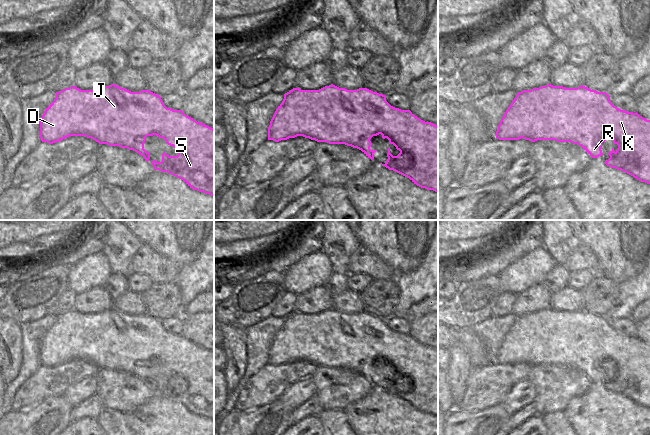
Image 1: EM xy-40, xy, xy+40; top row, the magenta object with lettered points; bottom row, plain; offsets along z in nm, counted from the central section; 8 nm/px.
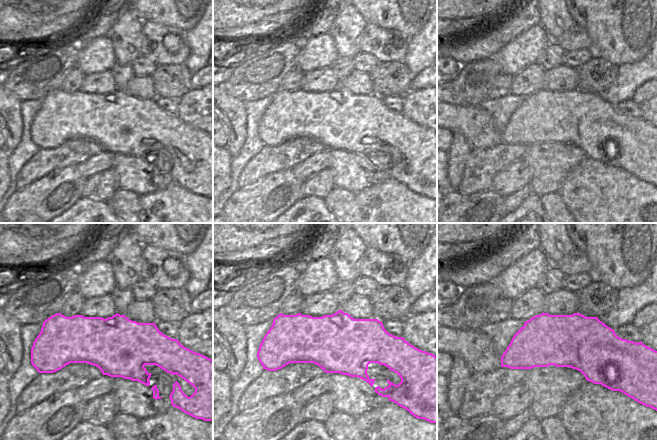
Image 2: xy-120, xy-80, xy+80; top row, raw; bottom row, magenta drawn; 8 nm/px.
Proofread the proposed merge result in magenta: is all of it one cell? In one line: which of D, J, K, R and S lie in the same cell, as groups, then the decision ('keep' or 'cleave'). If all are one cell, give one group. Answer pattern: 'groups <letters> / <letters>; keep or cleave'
groups D J K R S; keep

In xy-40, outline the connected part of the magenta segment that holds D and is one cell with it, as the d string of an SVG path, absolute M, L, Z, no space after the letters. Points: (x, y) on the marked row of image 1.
M115 84L97 90L81 90L71 86L56 92L54 101L46 108L40 119L40 139L42 142L53 144L69 136L85 136L99 144L133 150L143 156L147 162L150 159L150 152L144 149L144 143L147 136L153 135L163 138L168 145L173 146L178 151L177 156L169 156L164 152L161 162L153 160L154 169L167 172L183 180L193 190L214 197L214 129L197 122L182 110L167 108L161 97L149 90L131 92Z

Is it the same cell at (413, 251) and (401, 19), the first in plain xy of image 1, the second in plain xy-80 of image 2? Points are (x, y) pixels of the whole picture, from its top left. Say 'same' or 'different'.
same

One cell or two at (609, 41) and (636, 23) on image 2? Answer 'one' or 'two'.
one

